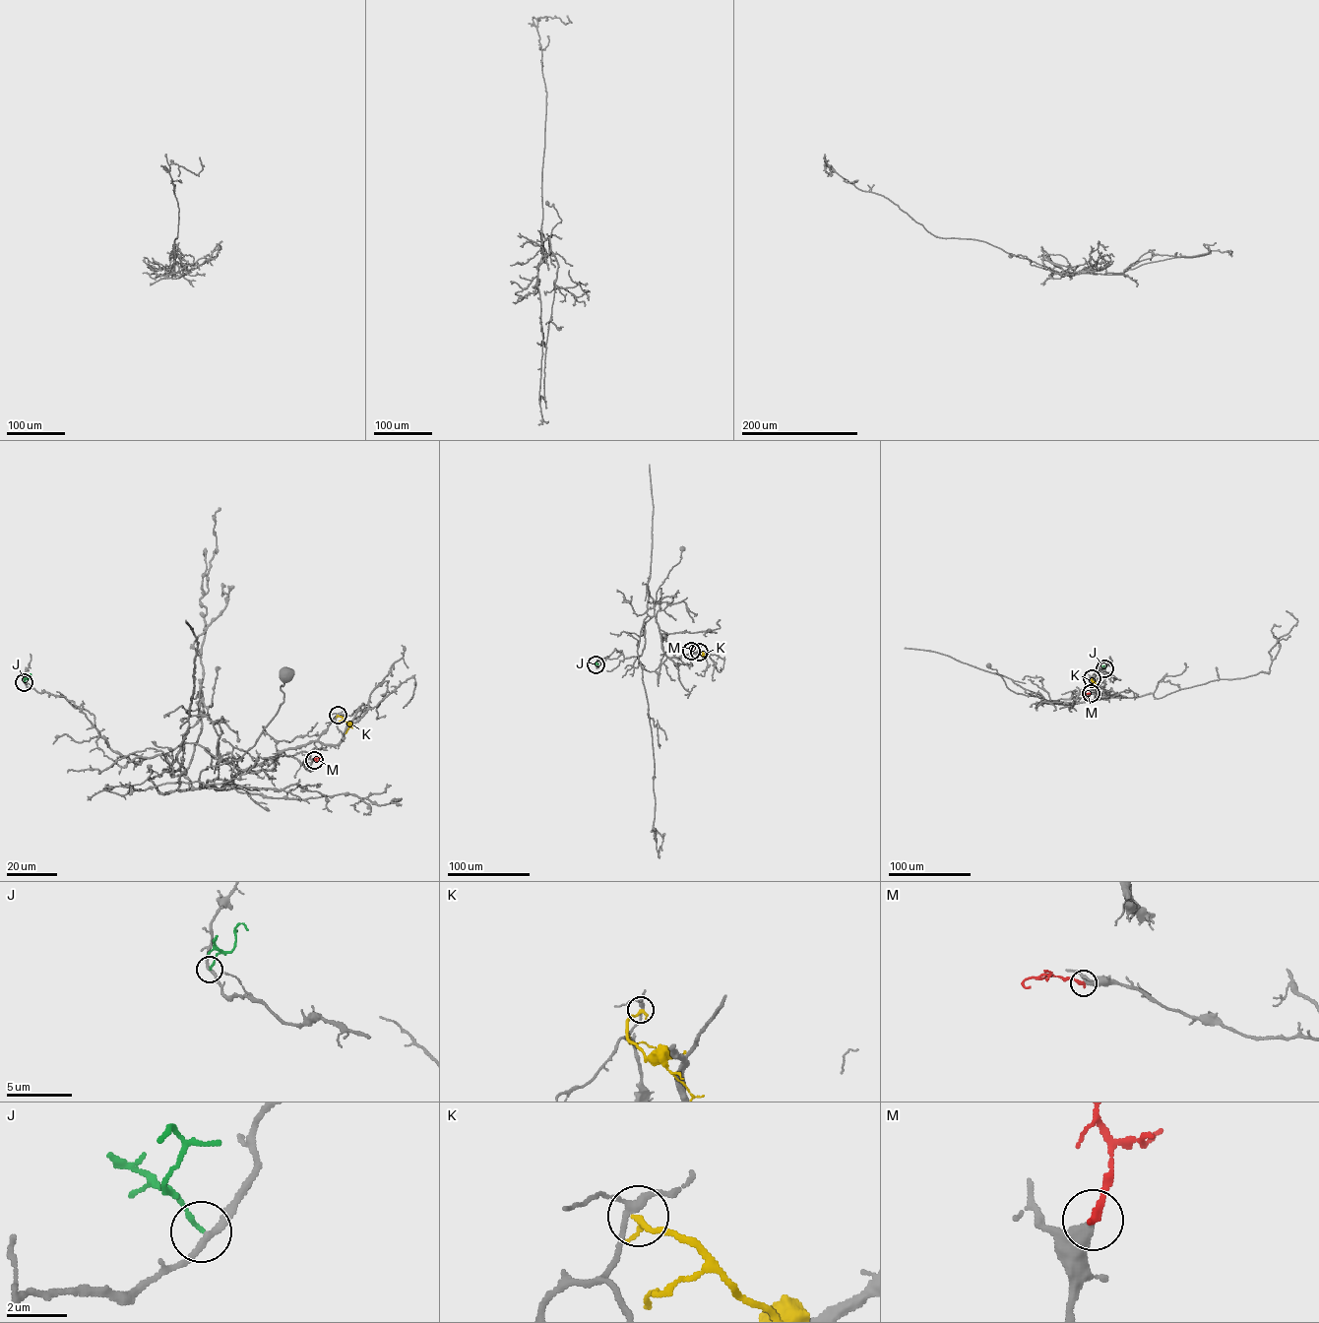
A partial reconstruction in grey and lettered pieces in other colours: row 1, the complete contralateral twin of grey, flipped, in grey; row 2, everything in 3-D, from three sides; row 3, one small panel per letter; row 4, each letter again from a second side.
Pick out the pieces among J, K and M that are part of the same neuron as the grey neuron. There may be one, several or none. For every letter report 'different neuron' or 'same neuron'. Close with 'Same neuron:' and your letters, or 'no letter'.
J: different neuron
K: different neuron
M: different neuron
Same neuron: no letter

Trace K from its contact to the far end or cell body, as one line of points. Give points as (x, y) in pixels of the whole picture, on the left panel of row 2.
K: (338, 715), (349, 724), (345, 733)

